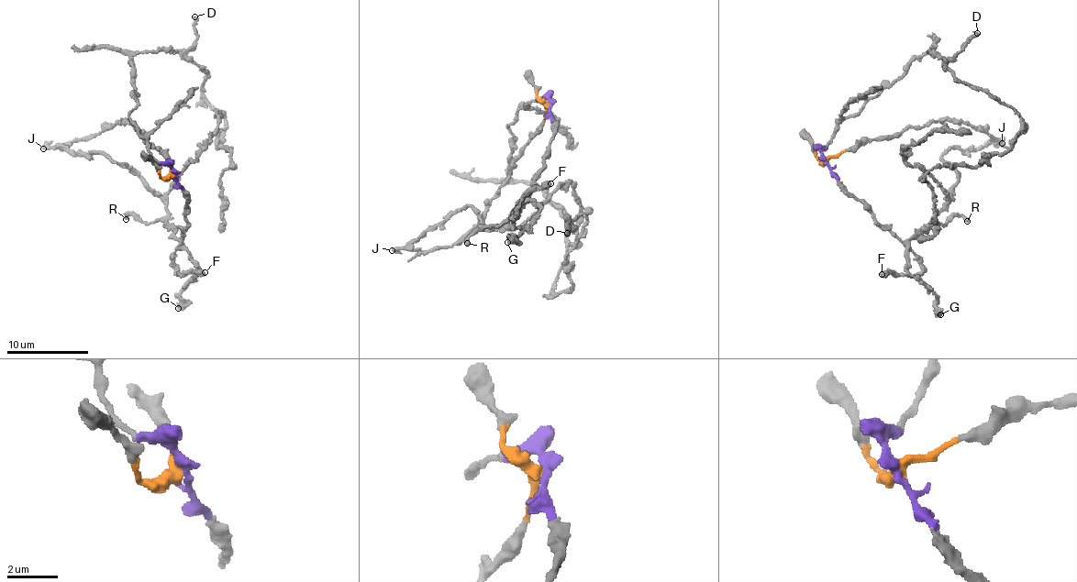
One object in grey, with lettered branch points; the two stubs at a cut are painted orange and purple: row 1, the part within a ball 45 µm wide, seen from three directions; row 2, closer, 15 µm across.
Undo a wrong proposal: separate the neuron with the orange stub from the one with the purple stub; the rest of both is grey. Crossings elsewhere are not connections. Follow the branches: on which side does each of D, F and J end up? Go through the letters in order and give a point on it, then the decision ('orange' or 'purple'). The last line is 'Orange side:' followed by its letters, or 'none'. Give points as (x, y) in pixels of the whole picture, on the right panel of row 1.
D: (977, 33) | purple
F: (882, 274) | purple
J: (1002, 143) | orange
Orange side: J

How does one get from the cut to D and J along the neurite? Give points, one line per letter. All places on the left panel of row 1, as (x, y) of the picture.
D: (174, 175), (154, 159), (129, 117), (138, 93), (131, 57), (142, 50), (188, 49), (195, 39), (194, 16)
J: (172, 174), (171, 160), (150, 146), (143, 133), (121, 119), (99, 133), (65, 144), (47, 146), (43, 148)

